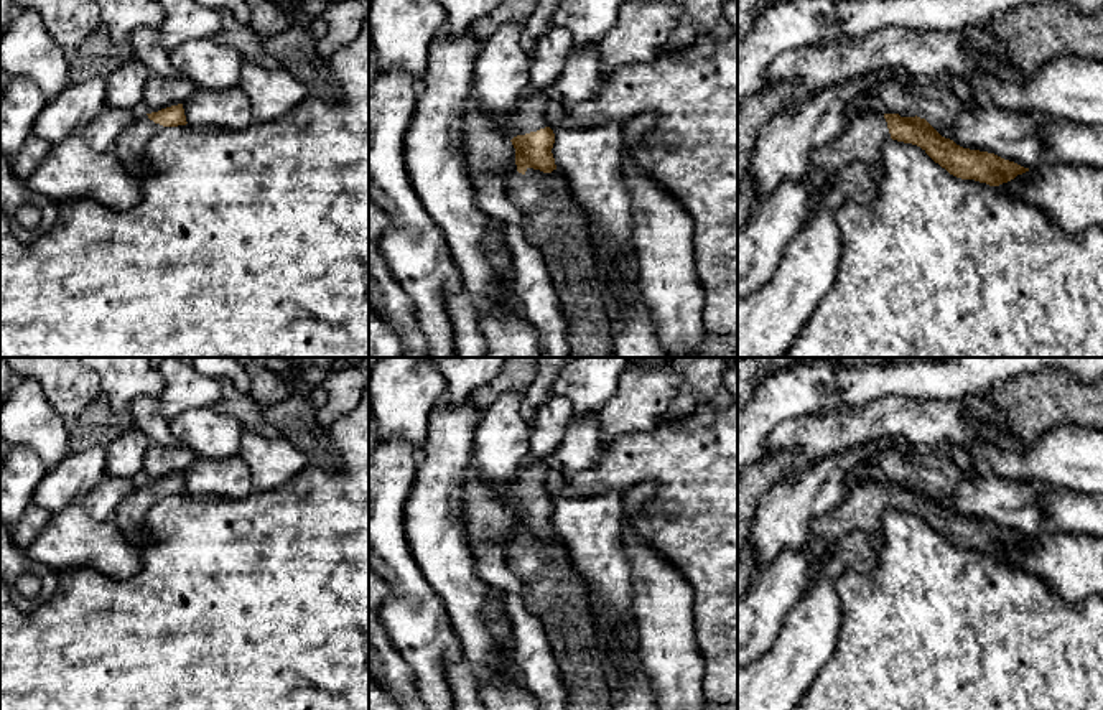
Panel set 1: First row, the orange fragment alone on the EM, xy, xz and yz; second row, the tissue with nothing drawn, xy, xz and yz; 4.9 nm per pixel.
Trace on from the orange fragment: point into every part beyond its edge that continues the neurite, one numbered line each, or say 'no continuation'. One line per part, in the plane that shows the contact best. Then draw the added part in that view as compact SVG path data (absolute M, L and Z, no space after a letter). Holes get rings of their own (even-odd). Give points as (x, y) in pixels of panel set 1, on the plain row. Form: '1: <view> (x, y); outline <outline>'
1: xz (529, 483); outline M547 460L522 466L509 479L502 501L512 509L517 504L525 504L548 496L547 471Z

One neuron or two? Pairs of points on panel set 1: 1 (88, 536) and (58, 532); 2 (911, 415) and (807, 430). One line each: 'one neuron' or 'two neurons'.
1: one neuron
2: one neuron

